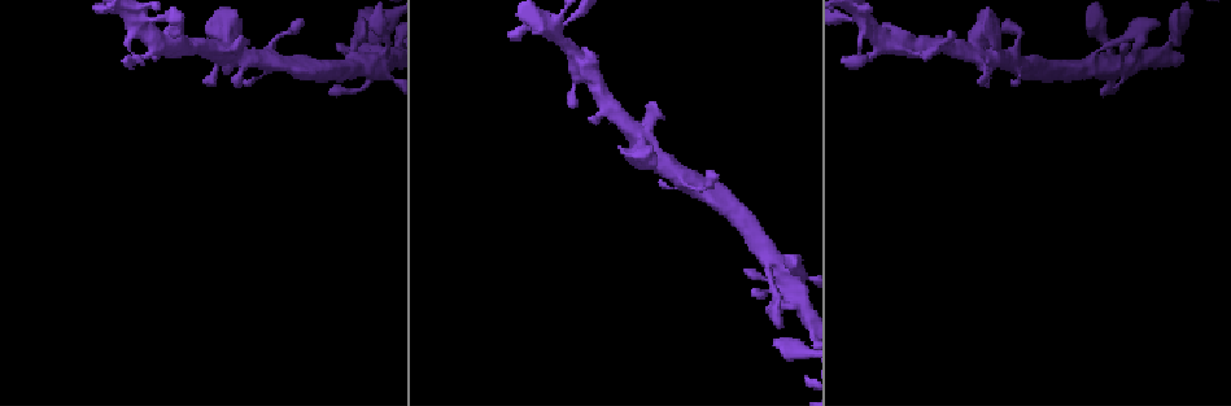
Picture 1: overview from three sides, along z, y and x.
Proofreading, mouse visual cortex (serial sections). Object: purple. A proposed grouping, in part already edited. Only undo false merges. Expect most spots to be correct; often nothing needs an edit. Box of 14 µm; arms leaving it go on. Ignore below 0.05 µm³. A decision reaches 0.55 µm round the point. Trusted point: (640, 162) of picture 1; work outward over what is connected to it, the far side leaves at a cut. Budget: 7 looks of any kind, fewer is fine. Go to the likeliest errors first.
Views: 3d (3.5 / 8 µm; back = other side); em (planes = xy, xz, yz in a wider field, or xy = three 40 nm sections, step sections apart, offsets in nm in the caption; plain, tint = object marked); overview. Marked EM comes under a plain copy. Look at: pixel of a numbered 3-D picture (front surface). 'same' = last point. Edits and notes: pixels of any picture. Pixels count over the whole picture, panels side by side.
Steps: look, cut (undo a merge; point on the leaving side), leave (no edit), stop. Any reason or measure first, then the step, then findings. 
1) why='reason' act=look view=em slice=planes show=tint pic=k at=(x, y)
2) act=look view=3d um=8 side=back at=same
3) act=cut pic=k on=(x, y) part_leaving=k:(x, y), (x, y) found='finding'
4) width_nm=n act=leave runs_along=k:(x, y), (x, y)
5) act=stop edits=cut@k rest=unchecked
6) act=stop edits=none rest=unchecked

why='calibre changes' act=look view=em slice=planes show=tint pic=1 at=(219, 54)

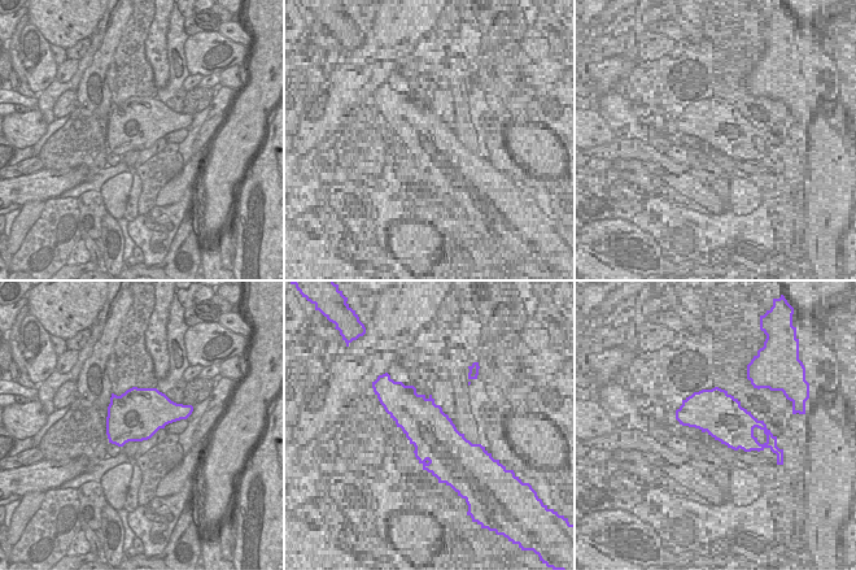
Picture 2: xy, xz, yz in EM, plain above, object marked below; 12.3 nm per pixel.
why='see where the arms go' act=look view=3d um=3.5 at=same

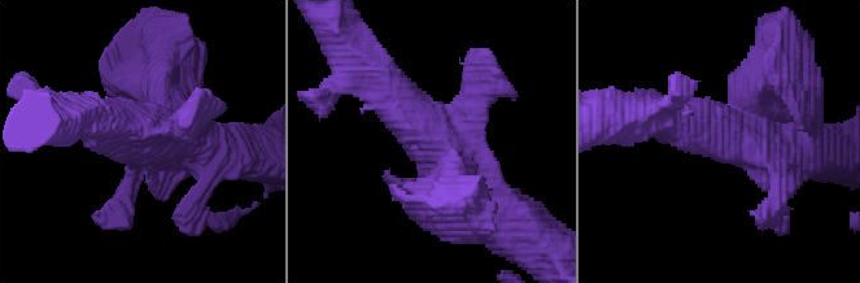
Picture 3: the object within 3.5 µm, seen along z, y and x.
act=leave found='one cell here'

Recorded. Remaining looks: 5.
why='sharp bend' act=look view=3d um=3.5 pic=1 at=(170, 52)

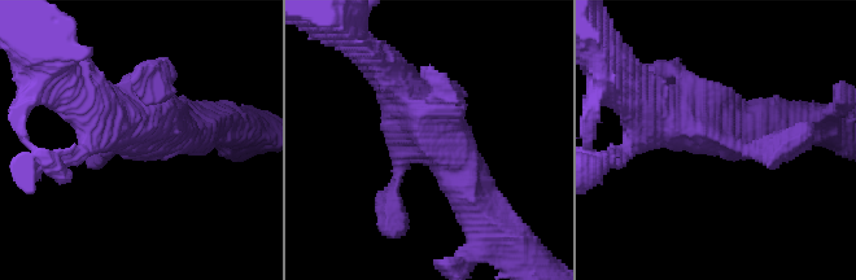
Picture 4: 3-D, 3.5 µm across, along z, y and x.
why='need the tissue' act=look view=em slice=xy step=1 show=tint pic=4 at=(137, 142)

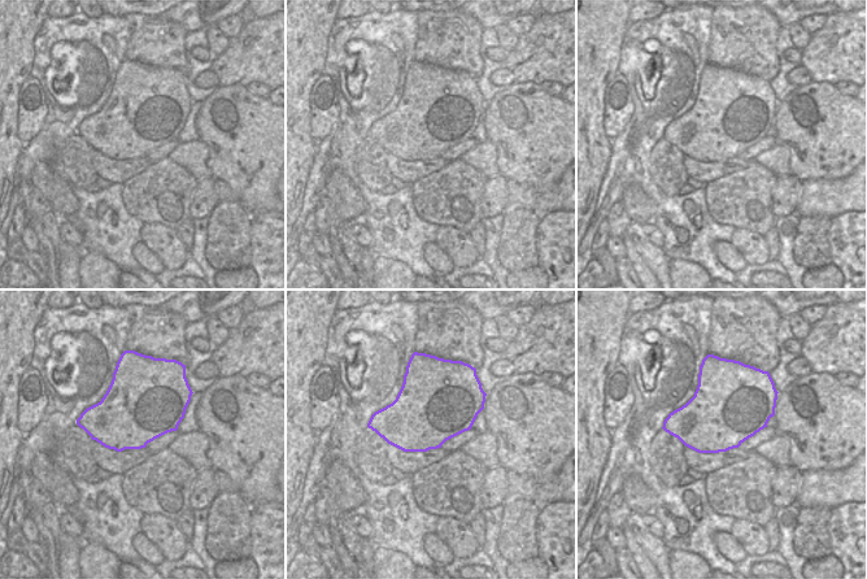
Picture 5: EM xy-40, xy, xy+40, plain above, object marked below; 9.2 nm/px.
why='another direction' act=look view=em slice=xy step=3 show=tint at=same

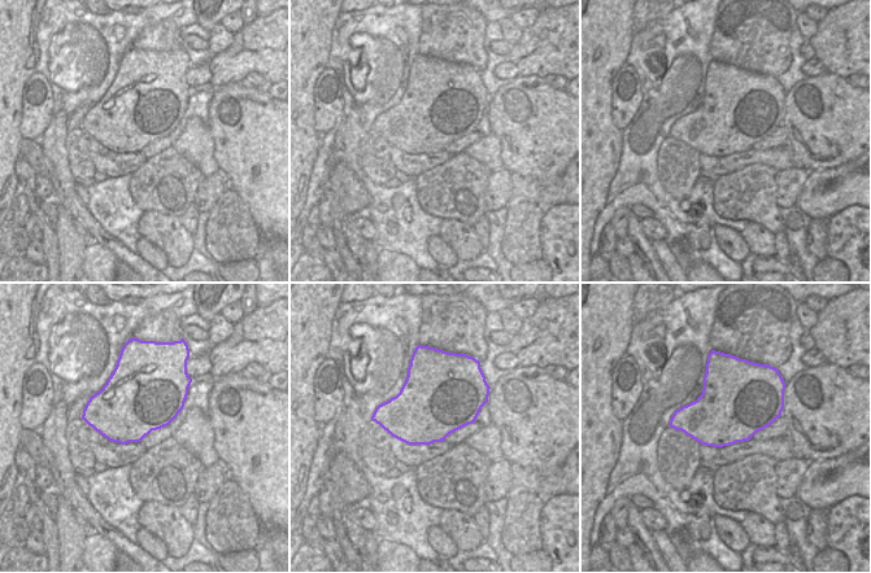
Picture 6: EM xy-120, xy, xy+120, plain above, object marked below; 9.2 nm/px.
width_nm=650 act=leave runs_along=4:(481, 208), (449, 145), (389, 71) found='all the same cell'

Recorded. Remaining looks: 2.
act=look view=3d um=3.5 pic=1 at=(562, 29)

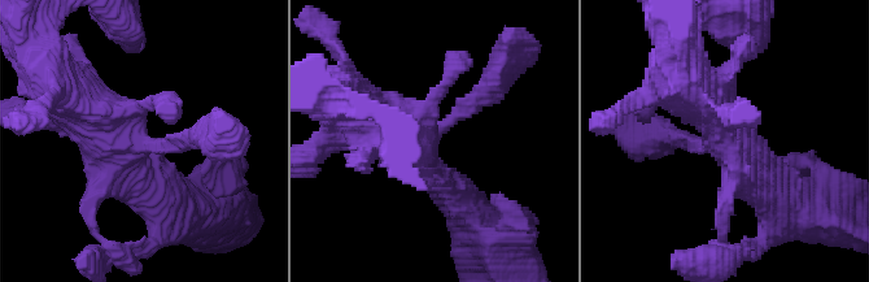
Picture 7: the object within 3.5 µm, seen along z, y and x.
act=look view=em slice=xy step=2 show=tint pic=7 at=(435, 130)

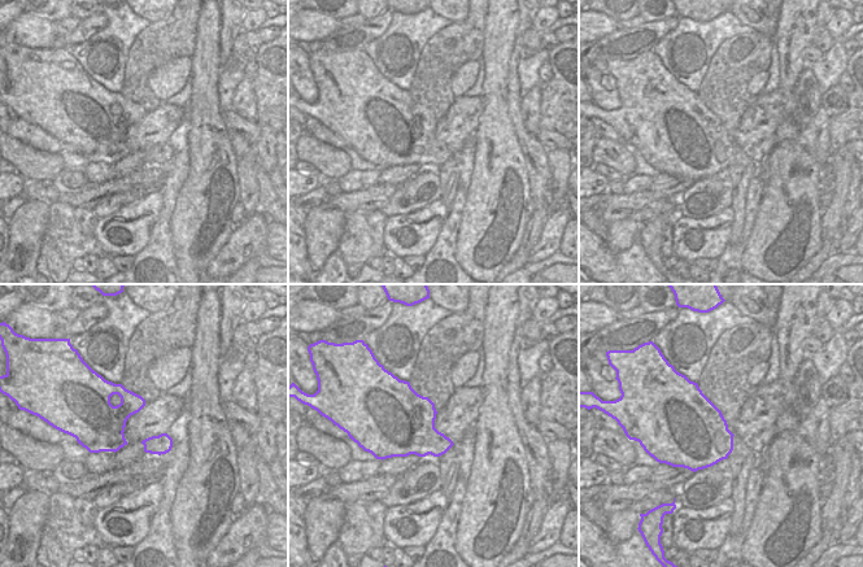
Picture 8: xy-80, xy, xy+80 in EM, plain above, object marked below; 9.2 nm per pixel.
width_nm=500 act=leave runs_along=7:(169, 204), (101, 116), (66, 89) found='one cell here'

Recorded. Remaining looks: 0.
act=stop edits=none rest=unchecked

